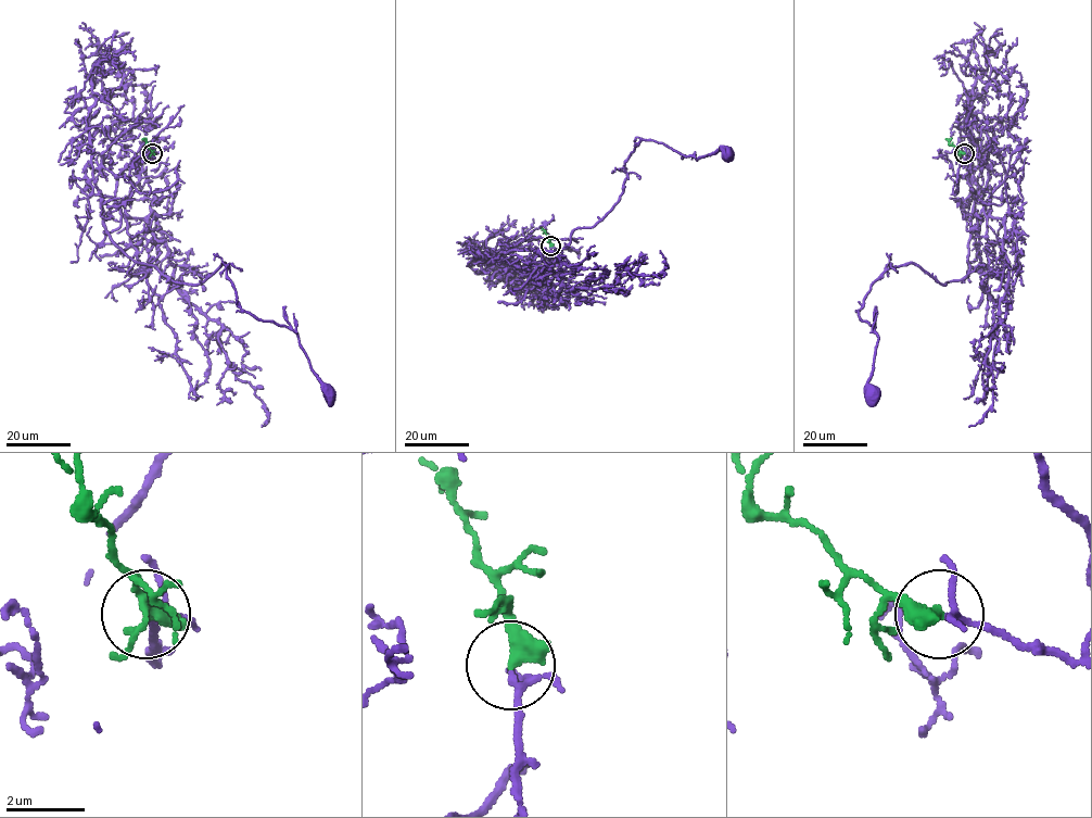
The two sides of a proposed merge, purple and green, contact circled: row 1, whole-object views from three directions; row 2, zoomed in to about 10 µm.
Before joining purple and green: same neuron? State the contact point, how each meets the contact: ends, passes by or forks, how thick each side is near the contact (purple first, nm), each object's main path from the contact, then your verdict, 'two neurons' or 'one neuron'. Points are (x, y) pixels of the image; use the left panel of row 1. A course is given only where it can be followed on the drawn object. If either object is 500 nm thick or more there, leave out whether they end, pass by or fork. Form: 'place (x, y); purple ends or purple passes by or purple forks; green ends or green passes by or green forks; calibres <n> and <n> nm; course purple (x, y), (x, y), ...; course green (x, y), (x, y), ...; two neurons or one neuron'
place (152, 153); purple forks; green ends; calibres 110 and 480 nm; course purple (152, 153), (102, 200), (109, 238), (177, 282), (200, 285), (224, 263), (239, 305), (290, 328), (329, 392); course green (152, 153), (142, 138); one neuron

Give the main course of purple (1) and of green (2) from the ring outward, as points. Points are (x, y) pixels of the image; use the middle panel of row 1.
1: (550, 247), (550, 261), (522, 269), (500, 258), (559, 251), (593, 227), (643, 139), (696, 159), (727, 152)
2: (550, 246), (541, 227)

